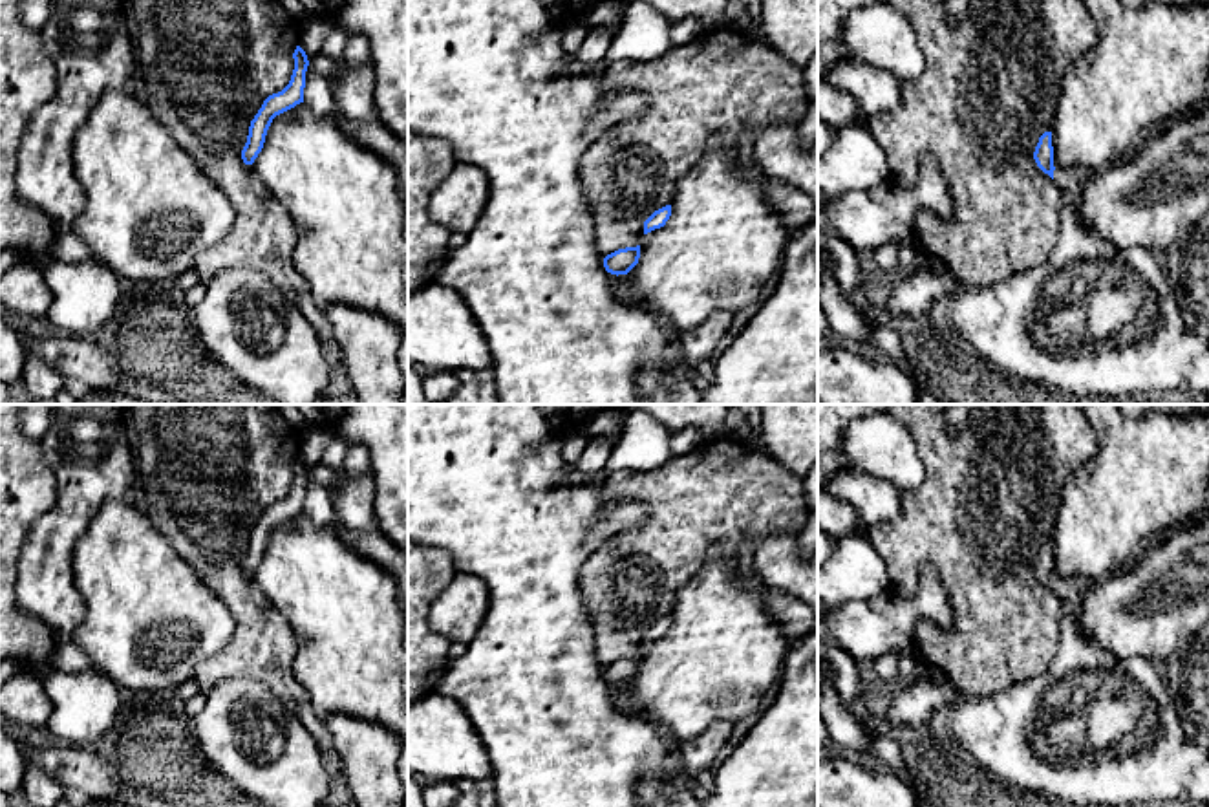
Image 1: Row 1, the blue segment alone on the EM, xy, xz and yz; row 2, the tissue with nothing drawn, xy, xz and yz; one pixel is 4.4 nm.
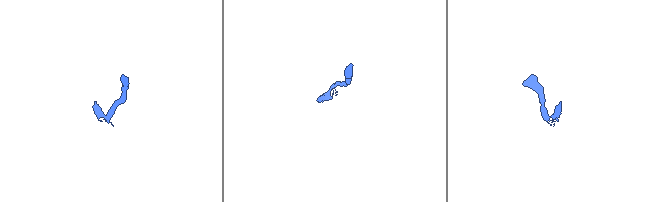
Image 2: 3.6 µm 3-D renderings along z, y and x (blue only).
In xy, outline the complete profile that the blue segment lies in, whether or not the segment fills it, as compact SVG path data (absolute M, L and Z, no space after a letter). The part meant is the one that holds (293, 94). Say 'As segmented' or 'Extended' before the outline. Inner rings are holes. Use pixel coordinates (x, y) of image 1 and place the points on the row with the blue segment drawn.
As segmented. M296 46L293 59L294 70L289 84L282 91L269 95L251 121L247 143L241 150L241 159L245 165L252 165L262 152L273 119L304 102L305 71L309 60L300 46Z

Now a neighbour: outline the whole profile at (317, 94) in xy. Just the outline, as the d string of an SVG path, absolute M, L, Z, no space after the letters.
M307 55L309 66L305 71L304 104L316 115L327 117L335 112L333 90L329 79L320 77L313 71L313 57Z

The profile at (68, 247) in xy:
M73 232L59 236L51 247L51 256L53 260L68 264L77 264L91 258L86 243Z

